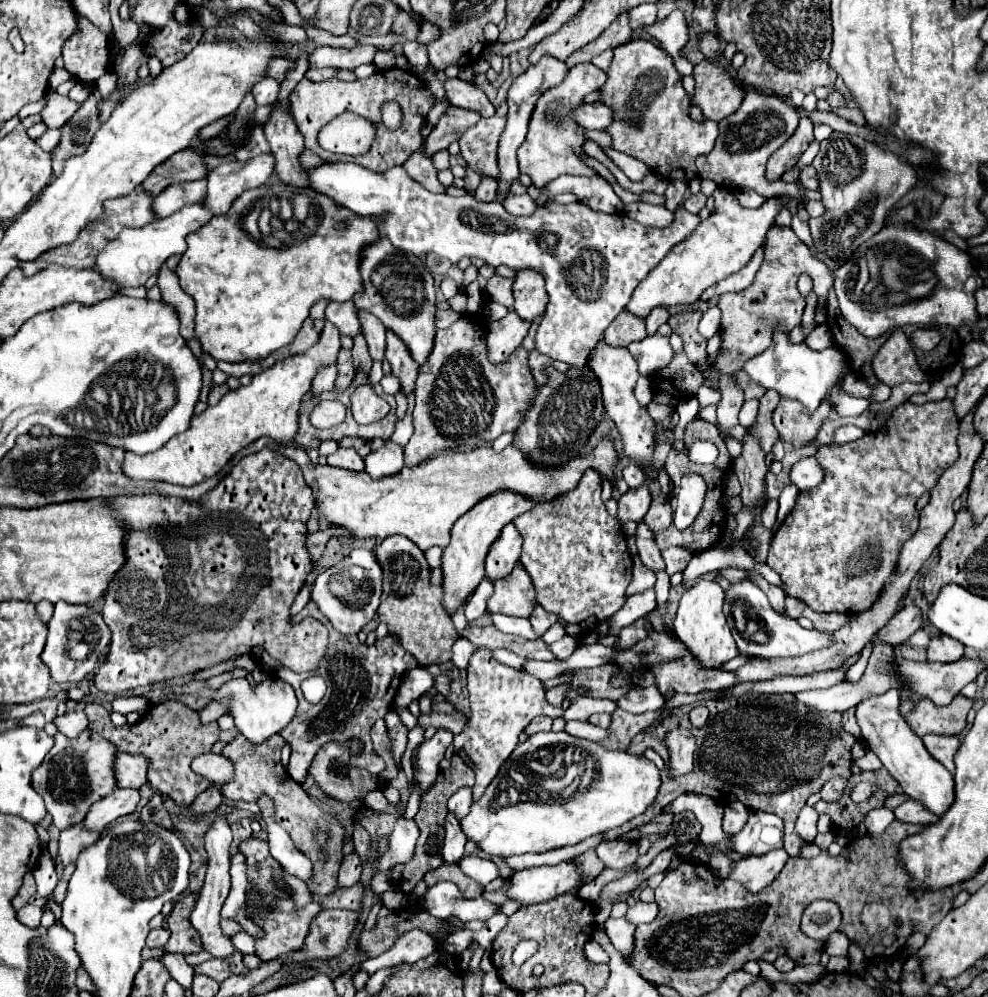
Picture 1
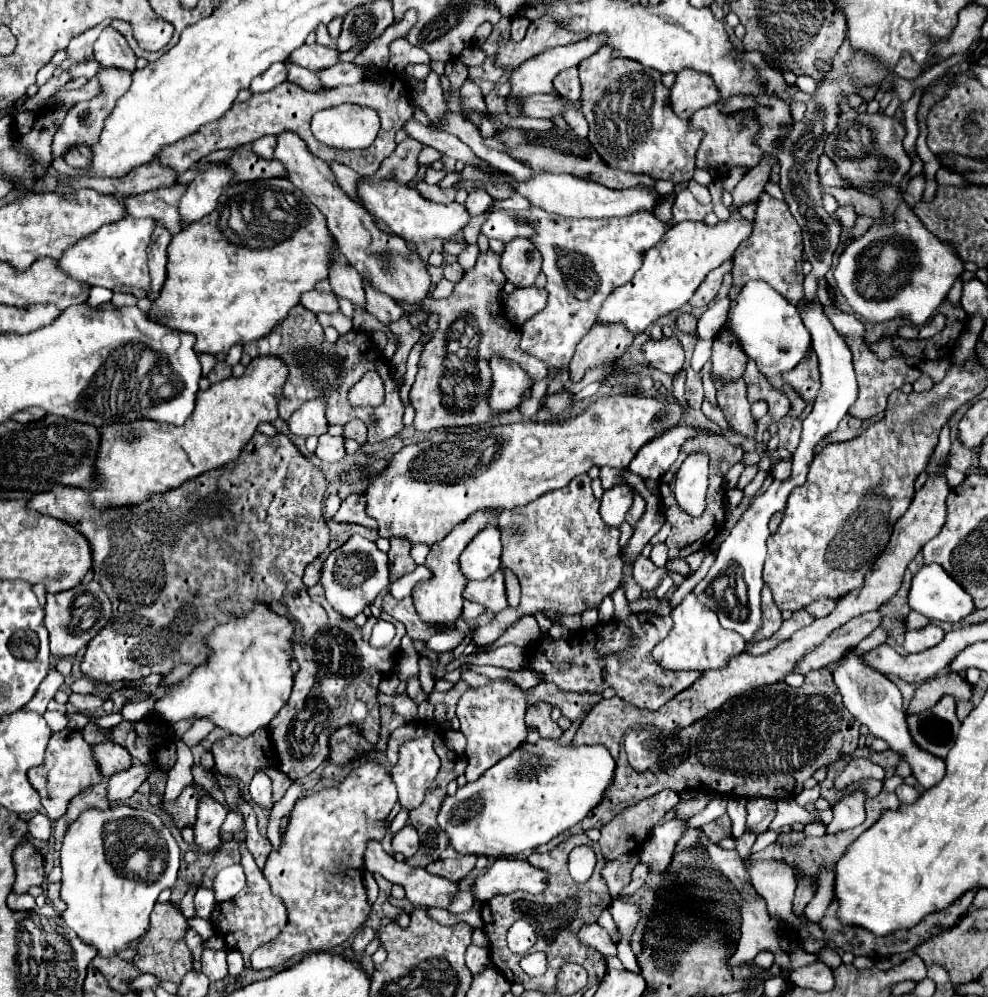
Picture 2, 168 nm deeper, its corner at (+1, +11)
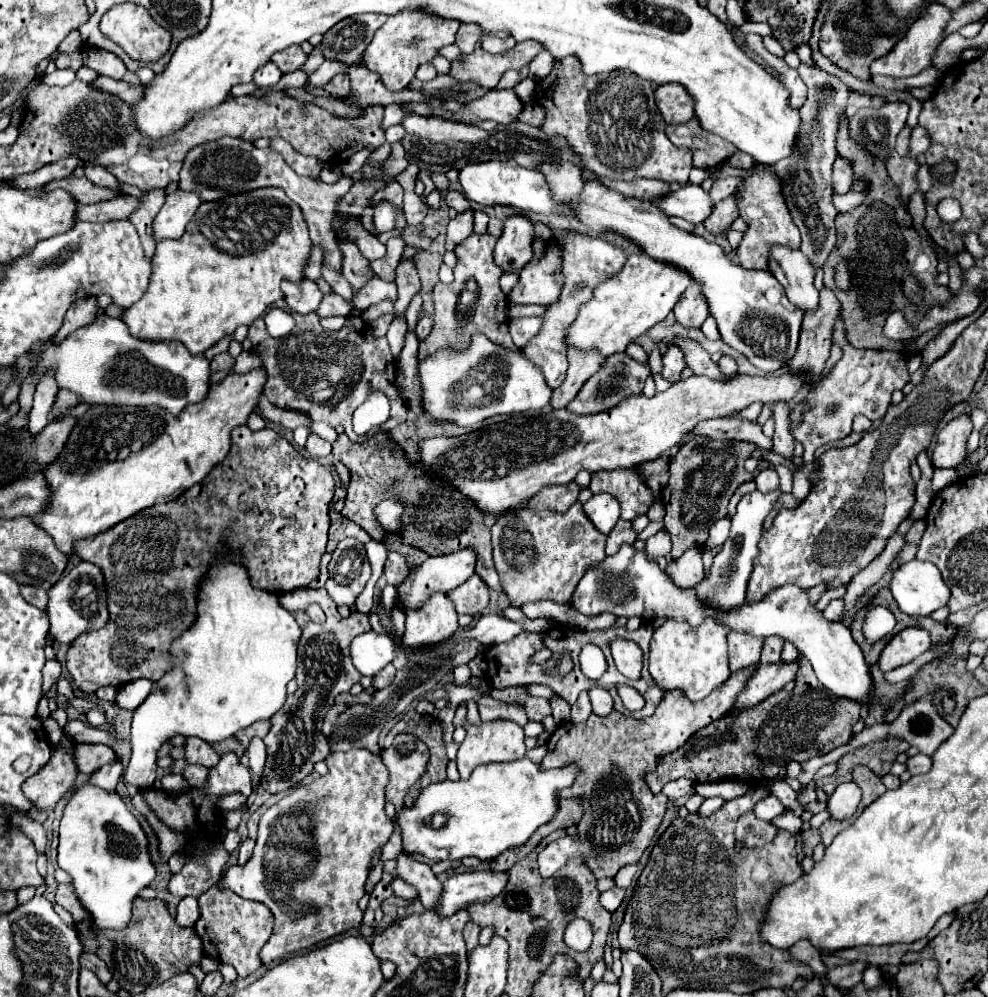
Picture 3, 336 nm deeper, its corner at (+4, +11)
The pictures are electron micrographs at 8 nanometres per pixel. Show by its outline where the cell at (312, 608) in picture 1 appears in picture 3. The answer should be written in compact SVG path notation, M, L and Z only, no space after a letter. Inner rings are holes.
M299 588L293 592L285 592L279 596L279 602L285 610L289 610L295 618L301 618L301 642L299 642L299 656L297 656L297 692L287 696L287 702L283 708L271 716L271 730L263 738L267 746L267 764L265 764L265 776L261 780L261 786L271 792L285 792L291 790L295 784L299 784L307 774L313 772L315 762L325 760L329 756L329 740L321 732L321 722L327 716L329 708L335 704L335 696L341 692L351 690L353 684L361 680L359 670L351 662L351 642L355 636L365 634L371 630L369 614L353 612L349 618L343 618L337 612L335 602L329 598L325 588ZM309 604L319 604L327 616L323 624L313 624L305 616L305 608Z

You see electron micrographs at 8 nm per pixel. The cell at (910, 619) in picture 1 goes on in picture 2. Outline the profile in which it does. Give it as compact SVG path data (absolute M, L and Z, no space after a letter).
M868 612L866 616L858 616L858 618L850 620L842 628L836 628L818 648L814 648L802 660L798 660L798 664L794 666L792 672L806 674L810 670L818 670L818 668L824 668L824 666L840 660L840 656L848 648L862 642L872 630L878 628L878 624L880 624L878 612Z

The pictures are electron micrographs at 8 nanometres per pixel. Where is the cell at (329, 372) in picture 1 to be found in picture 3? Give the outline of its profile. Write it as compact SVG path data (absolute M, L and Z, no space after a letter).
M344 316L329 317L321 319L321 325L328 332L336 332L344 326L345 321L346 317Z

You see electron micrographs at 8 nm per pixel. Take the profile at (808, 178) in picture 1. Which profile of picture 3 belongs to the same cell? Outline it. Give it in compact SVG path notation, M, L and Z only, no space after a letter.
M837 156L837 160L833 162L833 190L837 194L845 194L845 192L849 192L851 184L853 184L851 164L849 164L849 160Z

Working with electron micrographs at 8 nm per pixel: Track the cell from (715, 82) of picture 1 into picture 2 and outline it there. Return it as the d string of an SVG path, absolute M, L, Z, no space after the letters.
M682 70L676 74L676 82L670 88L670 106L678 118L690 120L698 108L706 108L716 100L718 90L710 76L694 70Z

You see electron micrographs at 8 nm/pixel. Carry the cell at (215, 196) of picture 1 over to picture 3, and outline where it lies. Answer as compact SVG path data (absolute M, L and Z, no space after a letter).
M177 190L173 194L167 194L165 204L161 212L155 216L155 238L181 238L185 234L185 226L195 216L197 208L201 206L201 198L197 192L185 192Z

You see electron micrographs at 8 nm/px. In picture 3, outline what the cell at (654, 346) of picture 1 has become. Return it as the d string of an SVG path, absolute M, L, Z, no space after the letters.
M669 346L667 352L663 354L663 370L661 376L669 382L679 382L679 374L685 368L685 358L683 358L683 350L679 346Z

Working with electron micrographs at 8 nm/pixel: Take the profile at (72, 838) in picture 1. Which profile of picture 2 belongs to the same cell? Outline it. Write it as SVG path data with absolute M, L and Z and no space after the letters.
M102 780L98 784L94 784L92 788L86 788L86 792L80 792L78 796L74 796L74 800L70 800L68 812L66 812L66 822L72 824L80 812L88 810L88 808L108 808L108 800L106 800L106 784L108 780Z

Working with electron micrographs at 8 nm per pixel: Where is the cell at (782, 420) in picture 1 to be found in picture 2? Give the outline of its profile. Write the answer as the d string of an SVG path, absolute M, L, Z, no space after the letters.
M810 350L806 360L802 360L802 364L792 368L792 372L786 372L782 378L790 386L794 386L806 402L814 400L820 390L820 370L818 370L818 358L814 356L814 352Z

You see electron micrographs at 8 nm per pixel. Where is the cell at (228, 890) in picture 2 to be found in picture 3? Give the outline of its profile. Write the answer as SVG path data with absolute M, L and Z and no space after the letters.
M369 750L331 752L325 758L325 764L329 768L327 776L293 788L261 816L253 856L245 866L229 866L217 882L223 890L231 890L247 900L253 898L263 902L273 912L273 936L261 948L261 962L265 966L361 926L363 912L357 902L365 894L371 856L393 834L391 818L385 814L385 786L389 784L389 770L383 764L381 754L373 754Z

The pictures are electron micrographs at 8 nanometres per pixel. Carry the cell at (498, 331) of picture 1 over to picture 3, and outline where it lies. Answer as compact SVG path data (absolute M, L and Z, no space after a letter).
M545 246L545 256L539 262L527 264L519 272L519 282L509 294L509 302L515 304L541 304L549 306L561 292L561 252L555 246Z

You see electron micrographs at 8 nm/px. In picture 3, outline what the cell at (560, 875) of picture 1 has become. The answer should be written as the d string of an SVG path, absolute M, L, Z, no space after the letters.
M473 870L465 874L455 874L443 884L443 896L439 904L441 916L451 916L455 910L469 908L475 902L487 902L499 896L509 882L507 872L493 870Z

